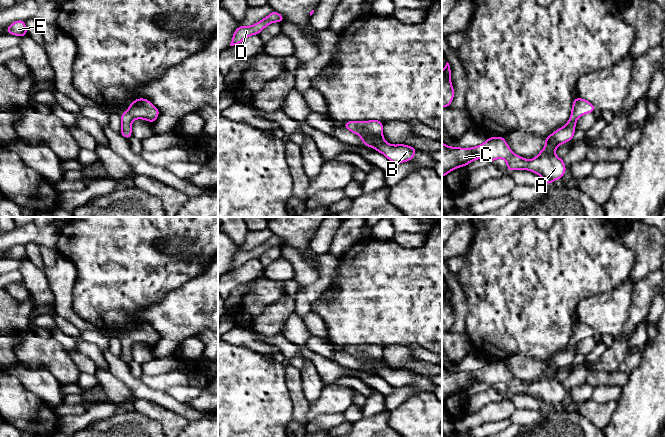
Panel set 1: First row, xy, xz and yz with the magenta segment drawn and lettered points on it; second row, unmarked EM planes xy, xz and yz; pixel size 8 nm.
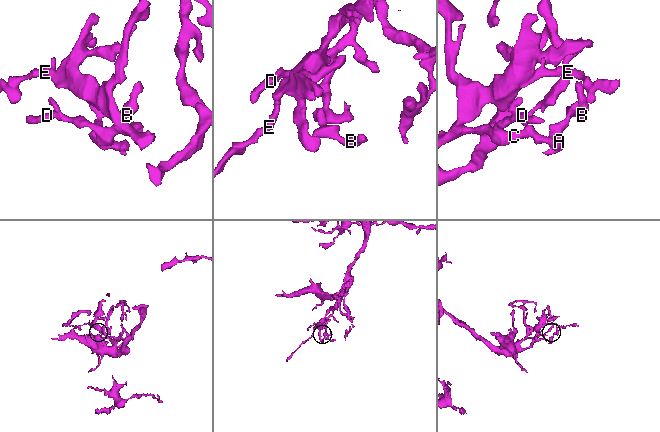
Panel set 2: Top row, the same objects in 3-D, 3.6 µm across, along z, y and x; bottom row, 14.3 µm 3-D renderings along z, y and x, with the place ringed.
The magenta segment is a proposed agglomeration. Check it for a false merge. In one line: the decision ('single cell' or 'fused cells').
single cell

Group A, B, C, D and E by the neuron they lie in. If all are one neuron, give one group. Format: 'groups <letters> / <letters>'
groups A B C D E

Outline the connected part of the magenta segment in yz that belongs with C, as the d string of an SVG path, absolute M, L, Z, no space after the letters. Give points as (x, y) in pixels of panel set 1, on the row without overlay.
M576 321L573 325L569 345L551 359L544 361L546 368L533 383L527 384L514 378L504 361L491 361L472 372L449 371L442 366L442 401L450 395L463 391L475 383L487 383L491 386L502 382L507 387L508 395L517 393L529 394L540 399L546 409L556 403L562 403L566 395L563 383L554 377L557 371L572 364L575 358L577 343L587 337L593 337L595 330L585 323Z

